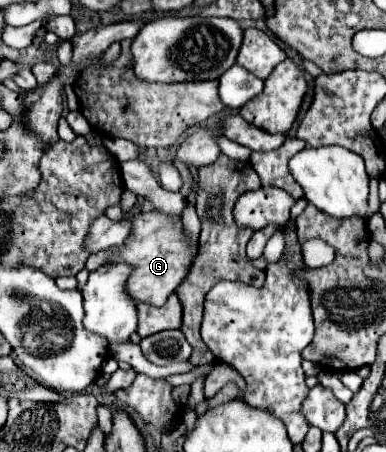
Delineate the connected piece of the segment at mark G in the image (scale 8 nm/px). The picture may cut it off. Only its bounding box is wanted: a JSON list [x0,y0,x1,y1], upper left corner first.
[112,211,196,305]

